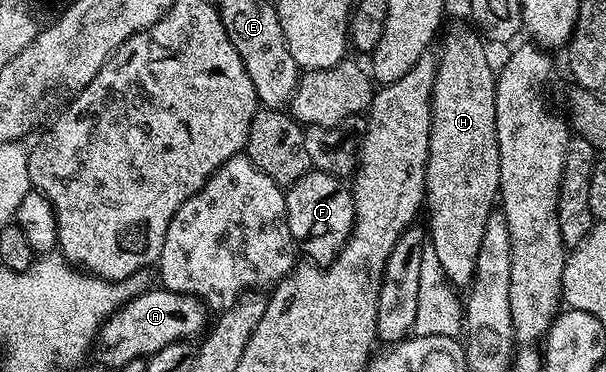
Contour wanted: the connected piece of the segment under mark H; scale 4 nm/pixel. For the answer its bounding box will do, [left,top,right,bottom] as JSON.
[425,25,501,287]

